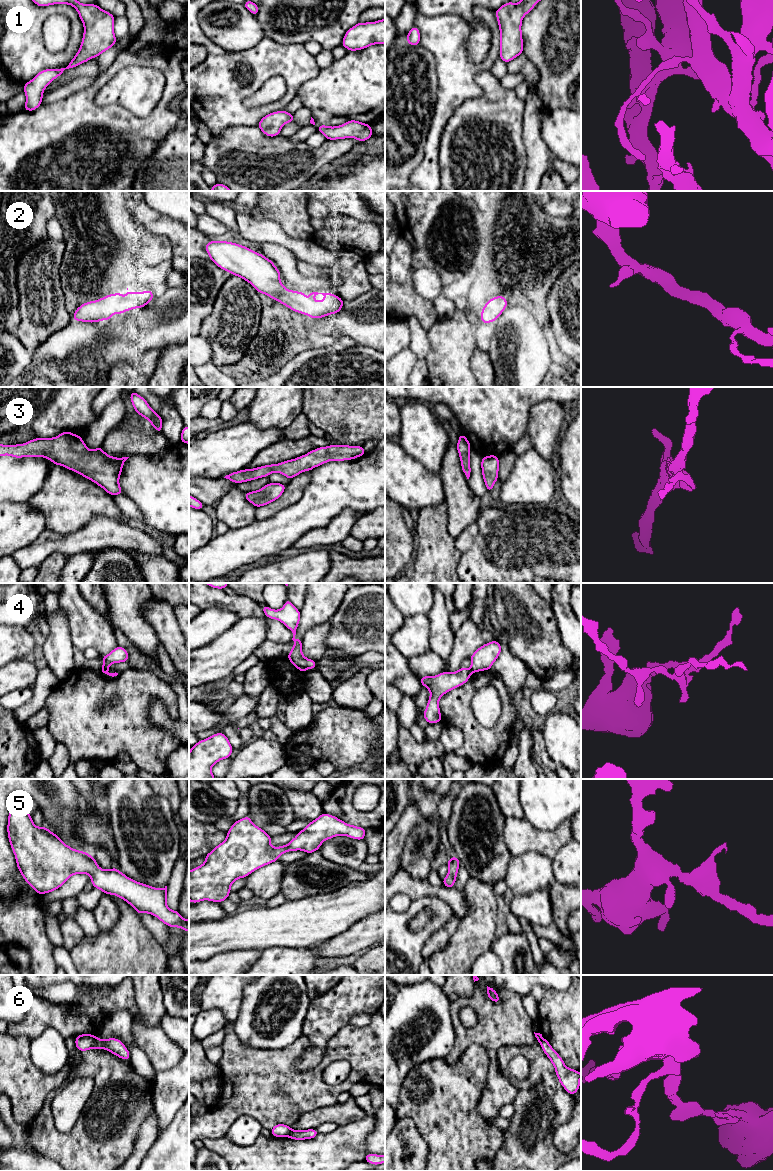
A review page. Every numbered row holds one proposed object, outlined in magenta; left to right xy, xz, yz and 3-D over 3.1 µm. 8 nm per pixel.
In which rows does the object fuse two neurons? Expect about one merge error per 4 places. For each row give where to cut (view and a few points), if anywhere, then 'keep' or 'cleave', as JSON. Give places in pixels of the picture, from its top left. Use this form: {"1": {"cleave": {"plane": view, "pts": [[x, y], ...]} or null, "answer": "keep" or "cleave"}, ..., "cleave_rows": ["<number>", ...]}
{"1": {"cleave": null, "answer": "keep"}, "2": {"cleave": null, "answer": "keep"}, "3": {"cleave": null, "answer": "keep"}, "4": {"cleave": {"plane": "yz", "pts": [[469, 670], [471, 673]]}, "answer": "cleave"}, "5": {"cleave": null, "answer": "keep"}, "6": {"cleave": {"plane": "xy", "pts": [[97, 1037], [91, 1047]]}, "answer": "cleave"}, "cleave_rows": ["4", "6"]}

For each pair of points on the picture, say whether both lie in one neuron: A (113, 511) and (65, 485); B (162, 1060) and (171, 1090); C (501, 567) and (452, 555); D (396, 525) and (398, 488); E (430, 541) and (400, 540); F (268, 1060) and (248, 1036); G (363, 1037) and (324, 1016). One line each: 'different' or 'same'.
A: same
B: different
C: different
D: different
E: different
F: different
G: different

